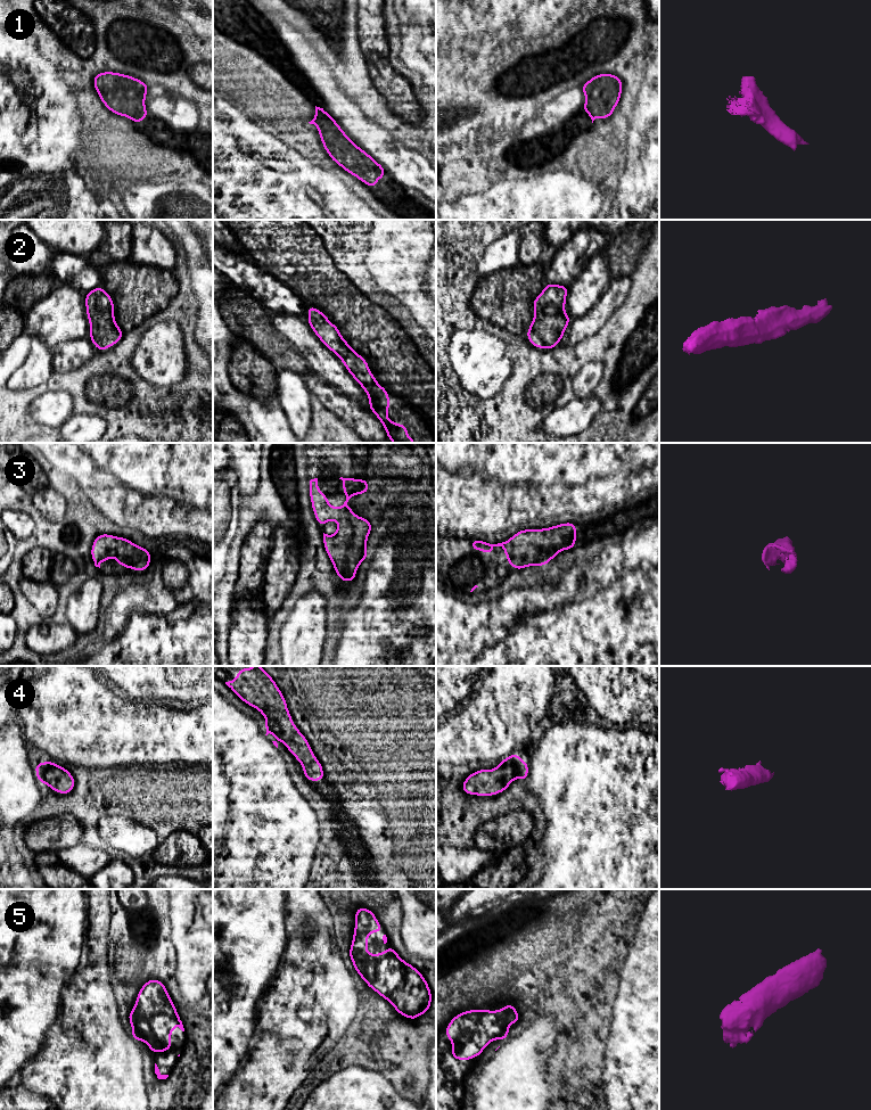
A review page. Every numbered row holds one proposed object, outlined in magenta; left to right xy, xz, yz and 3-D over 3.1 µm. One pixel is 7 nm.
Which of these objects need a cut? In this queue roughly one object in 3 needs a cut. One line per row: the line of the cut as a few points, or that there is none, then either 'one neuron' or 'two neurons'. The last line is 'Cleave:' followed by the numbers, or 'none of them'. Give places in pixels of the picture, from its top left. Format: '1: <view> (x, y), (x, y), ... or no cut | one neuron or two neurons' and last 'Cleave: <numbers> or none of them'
1: no cut | one neuron
2: no cut | one neuron
3: no cut | one neuron
4: no cut | one neuron
5: no cut | one neuron
Cleave: none of them

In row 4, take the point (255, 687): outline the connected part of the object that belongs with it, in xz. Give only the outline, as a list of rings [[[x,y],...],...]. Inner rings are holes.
[[[260,666],[253,668],[240,668],[237,679],[225,682],[225,684],[247,705],[256,708],[268,720],[264,723],[268,735],[270,732],[277,740],[281,740],[287,749],[301,763],[304,775],[307,781],[324,781],[323,768],[321,763],[310,748],[306,738],[299,732],[298,727],[293,723],[291,715],[287,709],[287,702],[284,694],[277,686],[274,680],[263,671]]]

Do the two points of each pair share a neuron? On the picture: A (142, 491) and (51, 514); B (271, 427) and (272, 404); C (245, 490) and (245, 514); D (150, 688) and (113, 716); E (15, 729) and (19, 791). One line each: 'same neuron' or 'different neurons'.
A: different neurons
B: same neuron
C: different neurons
D: different neurons
E: same neuron

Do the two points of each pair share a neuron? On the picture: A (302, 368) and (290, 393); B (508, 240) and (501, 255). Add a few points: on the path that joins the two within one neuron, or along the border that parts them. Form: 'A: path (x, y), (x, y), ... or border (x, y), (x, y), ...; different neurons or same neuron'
A: border (278, 370), (294, 370), (304, 377); different neurons
B: path (508, 244), (504, 252); same neuron

